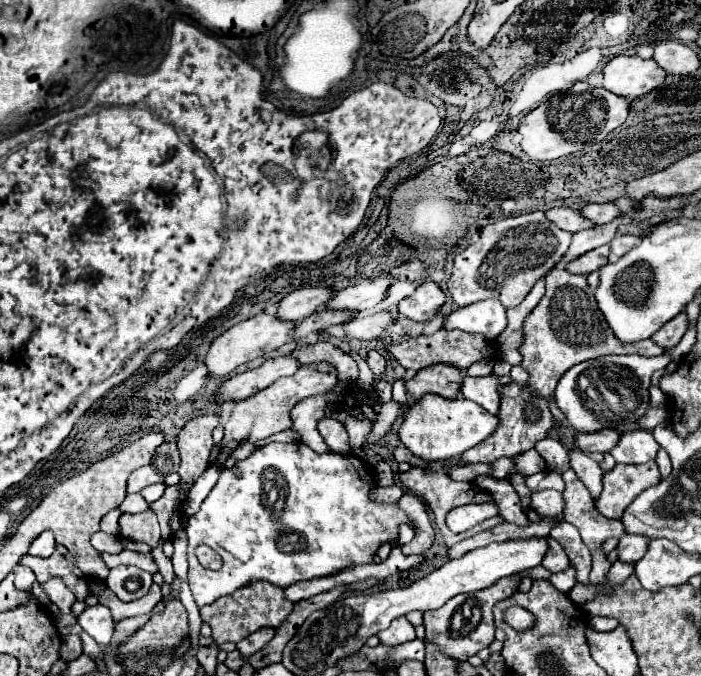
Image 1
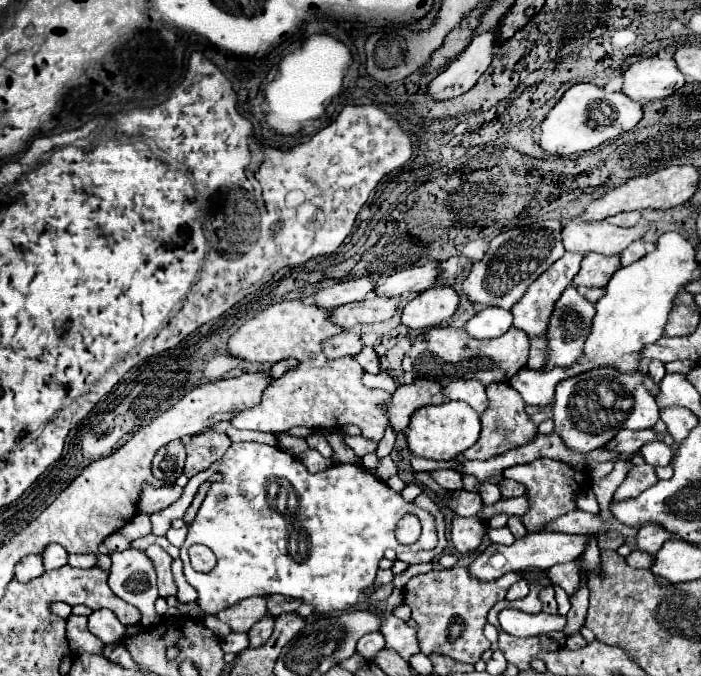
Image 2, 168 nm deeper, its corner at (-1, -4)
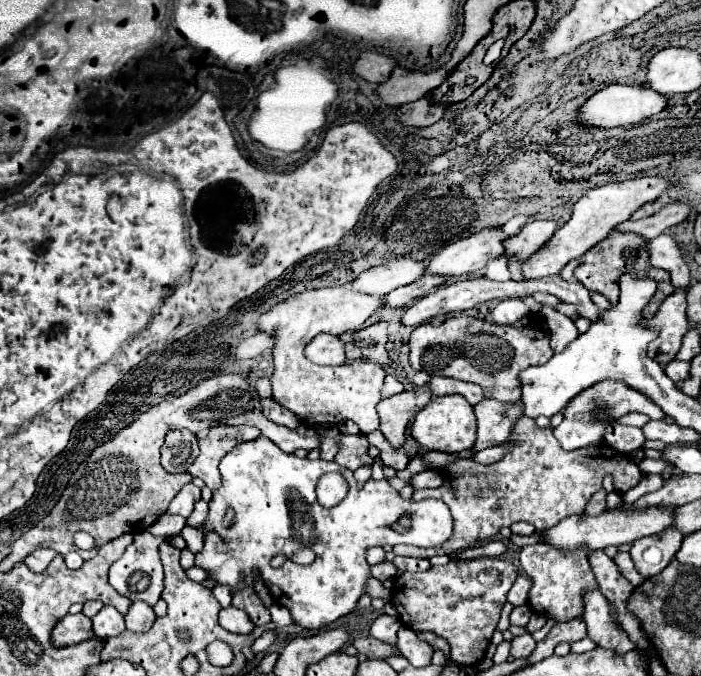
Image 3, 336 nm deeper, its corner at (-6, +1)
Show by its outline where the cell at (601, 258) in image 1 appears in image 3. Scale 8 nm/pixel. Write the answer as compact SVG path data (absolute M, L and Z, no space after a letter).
M612 231L604 241L600 241L600 245L594 245L592 249L588 249L588 253L584 255L582 263L576 267L574 277L590 291L602 293L612 305L616 305L618 301L618 279L624 273L632 273L634 277L652 277L658 283L656 293L652 295L652 301L648 303L648 309L644 309L644 317L652 319L656 315L656 309L660 307L660 301L664 301L664 297L668 297L668 293L674 291L672 283L670 283L670 275L664 269L656 269L654 265L650 265L650 253L648 253L648 239L646 237L636 237L632 233L616 233Z

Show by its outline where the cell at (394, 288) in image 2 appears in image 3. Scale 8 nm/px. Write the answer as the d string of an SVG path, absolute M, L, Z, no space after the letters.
M488 227L470 237L462 237L446 245L428 263L428 273L446 273L458 277L464 273L480 271L490 259L504 255L504 241L508 235L500 227Z

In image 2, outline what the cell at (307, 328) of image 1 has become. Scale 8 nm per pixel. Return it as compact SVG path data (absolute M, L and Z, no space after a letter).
M371 298L371 300L359 300L351 302L347 306L337 306L329 312L331 322L341 326L343 330L353 328L355 324L373 324L383 322L393 316L397 310L397 300L385 300L385 298Z

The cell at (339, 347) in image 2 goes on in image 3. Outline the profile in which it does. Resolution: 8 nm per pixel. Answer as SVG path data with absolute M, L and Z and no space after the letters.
M320 333L304 349L306 359L316 365L342 365L346 361L344 343L336 335Z

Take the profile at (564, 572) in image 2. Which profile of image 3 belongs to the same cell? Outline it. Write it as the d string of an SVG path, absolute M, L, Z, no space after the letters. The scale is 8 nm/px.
M600 589L588 591L584 595L584 603L586 603L584 621L588 625L588 637L596 645L606 647L606 649L616 649L620 653L634 649L634 643L630 641L630 637L624 633L624 629L612 617L610 605L608 605L606 597L600 593Z

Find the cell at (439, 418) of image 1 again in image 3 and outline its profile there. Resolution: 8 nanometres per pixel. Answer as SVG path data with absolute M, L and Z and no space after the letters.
M458 395L434 397L418 415L412 425L412 437L426 447L428 451L442 453L460 453L464 449L472 449L476 441L476 417L472 405Z

